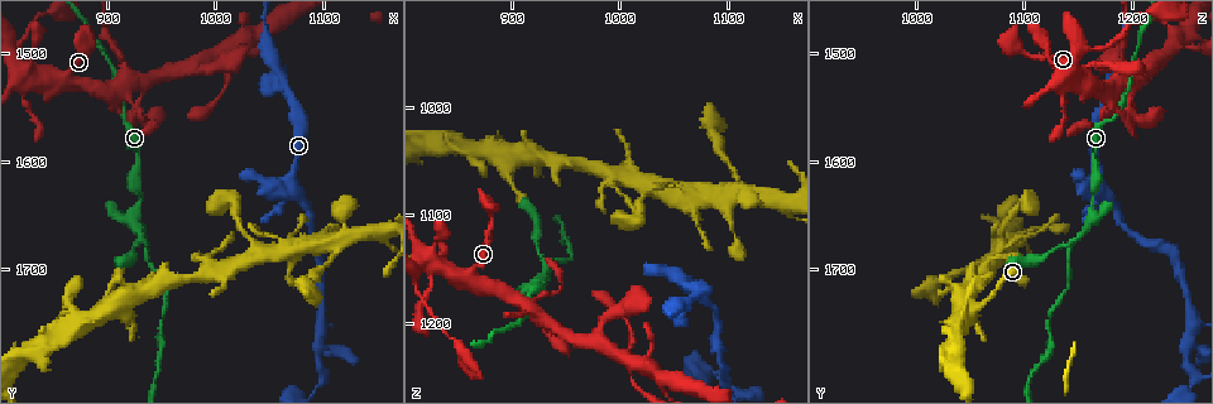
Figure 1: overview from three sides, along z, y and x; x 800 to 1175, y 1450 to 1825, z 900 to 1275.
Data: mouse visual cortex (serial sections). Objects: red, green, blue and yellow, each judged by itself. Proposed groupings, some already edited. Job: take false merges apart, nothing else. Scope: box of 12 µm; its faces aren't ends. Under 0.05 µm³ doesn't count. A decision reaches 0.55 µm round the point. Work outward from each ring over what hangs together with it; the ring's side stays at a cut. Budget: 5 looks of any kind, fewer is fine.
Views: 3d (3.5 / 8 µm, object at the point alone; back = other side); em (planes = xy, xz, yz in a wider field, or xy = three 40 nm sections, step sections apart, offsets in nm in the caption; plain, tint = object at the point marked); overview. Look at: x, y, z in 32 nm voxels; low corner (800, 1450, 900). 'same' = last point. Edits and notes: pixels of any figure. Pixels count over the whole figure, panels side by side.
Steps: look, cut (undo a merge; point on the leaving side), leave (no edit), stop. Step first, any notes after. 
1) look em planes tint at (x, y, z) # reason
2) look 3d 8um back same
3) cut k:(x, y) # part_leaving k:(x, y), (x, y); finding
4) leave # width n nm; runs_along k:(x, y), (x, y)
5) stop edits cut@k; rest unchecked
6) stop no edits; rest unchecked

look 3d 3.5um at (1004, 1512, 1228) # thick turns thin

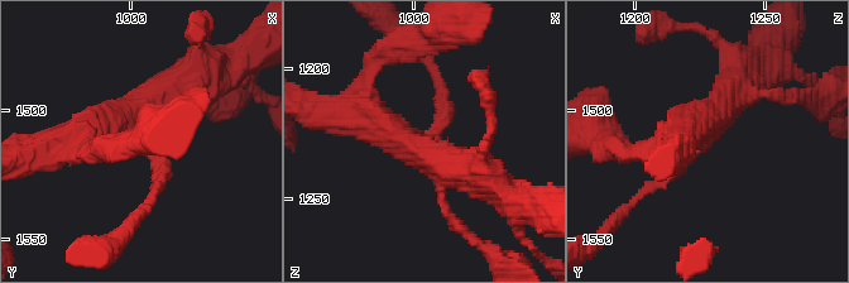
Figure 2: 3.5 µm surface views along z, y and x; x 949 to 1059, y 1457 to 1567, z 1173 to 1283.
look em xy step 3 tint at (1006, 1513, 1228) # arms 3; arm_widths 150, 450, 450 nm; now the EM

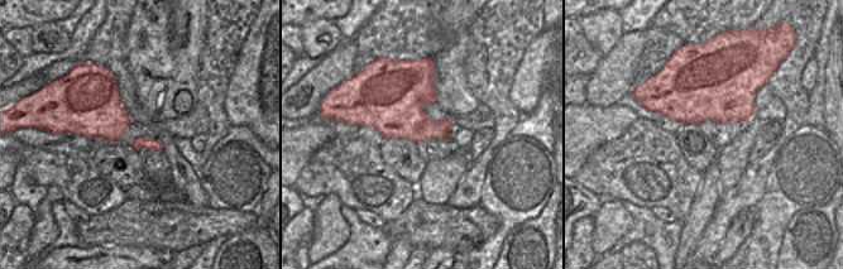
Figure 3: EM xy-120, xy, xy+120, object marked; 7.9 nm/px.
leave # runs_along 2:(81, 134), (124, 119), (162, 161), (158, 188); continuous, no second cell

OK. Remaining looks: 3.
look 3d 8um at (1098, 1740, 1254) # three-way junction

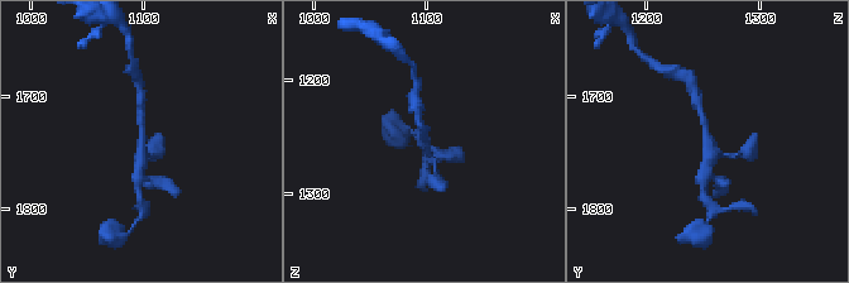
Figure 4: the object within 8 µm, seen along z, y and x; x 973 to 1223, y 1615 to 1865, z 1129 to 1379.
look em xy step 5 tint at (1100, 1740, 1252)

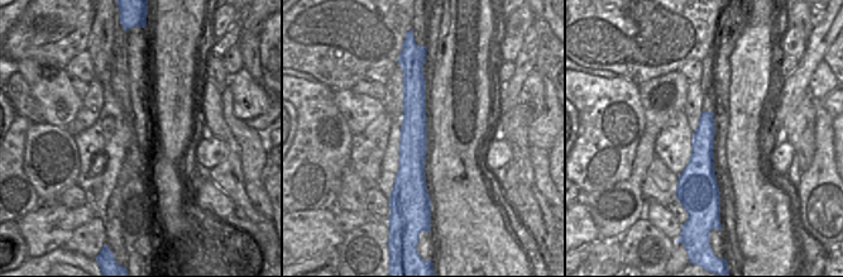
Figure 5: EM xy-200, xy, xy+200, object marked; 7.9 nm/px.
leave # arm_widths 150, 200, 300 nm; runs_along 5:(413, 70), (413, 187), (427, 201); all the same cell

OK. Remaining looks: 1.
stop no edits; rest unchecked

